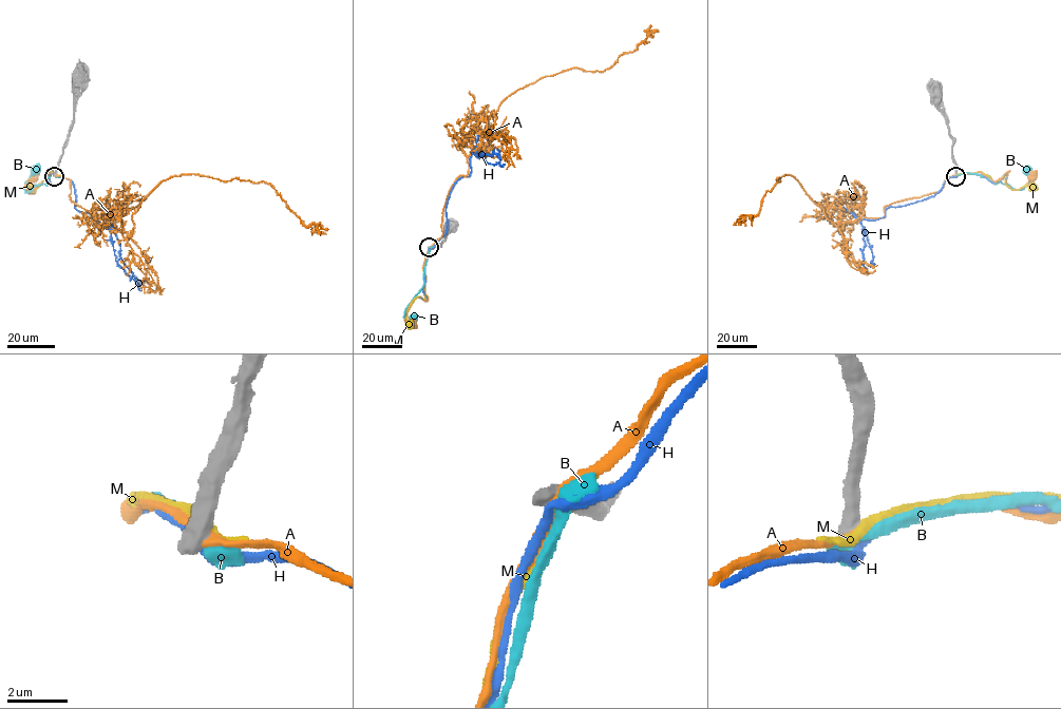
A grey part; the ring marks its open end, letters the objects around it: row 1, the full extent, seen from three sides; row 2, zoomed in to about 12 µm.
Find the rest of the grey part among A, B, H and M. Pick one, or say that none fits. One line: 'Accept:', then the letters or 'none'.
Accept: none

